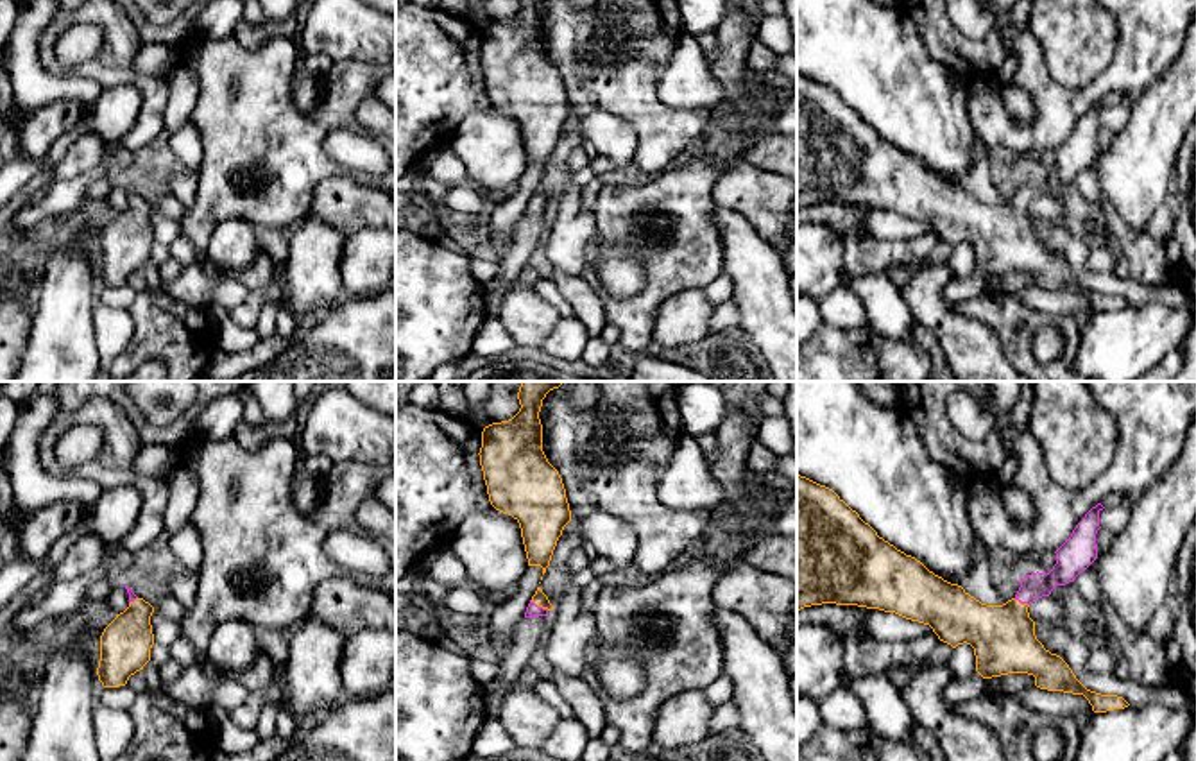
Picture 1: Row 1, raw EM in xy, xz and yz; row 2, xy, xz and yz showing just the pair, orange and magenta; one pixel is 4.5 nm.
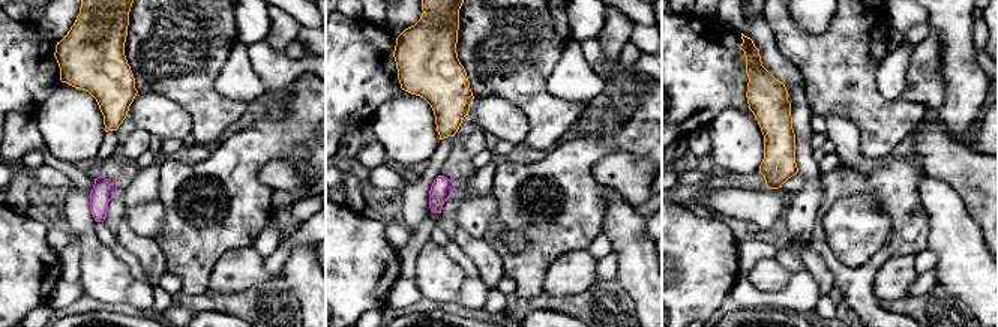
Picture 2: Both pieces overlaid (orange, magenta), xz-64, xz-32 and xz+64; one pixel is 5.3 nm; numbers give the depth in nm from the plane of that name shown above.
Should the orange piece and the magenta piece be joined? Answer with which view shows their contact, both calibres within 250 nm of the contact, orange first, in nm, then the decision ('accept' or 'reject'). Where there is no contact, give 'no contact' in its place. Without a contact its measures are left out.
contact in xz; calibres 70 and 60 nm; accept

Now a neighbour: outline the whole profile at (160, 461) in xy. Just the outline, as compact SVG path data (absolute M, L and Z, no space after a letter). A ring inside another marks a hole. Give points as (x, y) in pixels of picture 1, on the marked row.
M165 444L141 446L134 471L141 476L168 478L168 475L179 466L179 448Z

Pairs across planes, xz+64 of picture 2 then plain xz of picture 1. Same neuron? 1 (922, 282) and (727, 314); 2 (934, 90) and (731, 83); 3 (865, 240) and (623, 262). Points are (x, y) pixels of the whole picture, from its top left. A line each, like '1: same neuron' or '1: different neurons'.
1: same neuron
2: same neuron
3: same neuron

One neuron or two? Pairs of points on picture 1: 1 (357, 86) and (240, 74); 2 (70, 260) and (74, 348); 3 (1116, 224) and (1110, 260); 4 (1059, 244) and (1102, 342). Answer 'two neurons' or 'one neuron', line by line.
1: one neuron
2: one neuron
3: two neurons
4: two neurons

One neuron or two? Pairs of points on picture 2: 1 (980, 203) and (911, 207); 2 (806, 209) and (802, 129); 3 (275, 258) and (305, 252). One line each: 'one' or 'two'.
1: two
2: one
3: two

